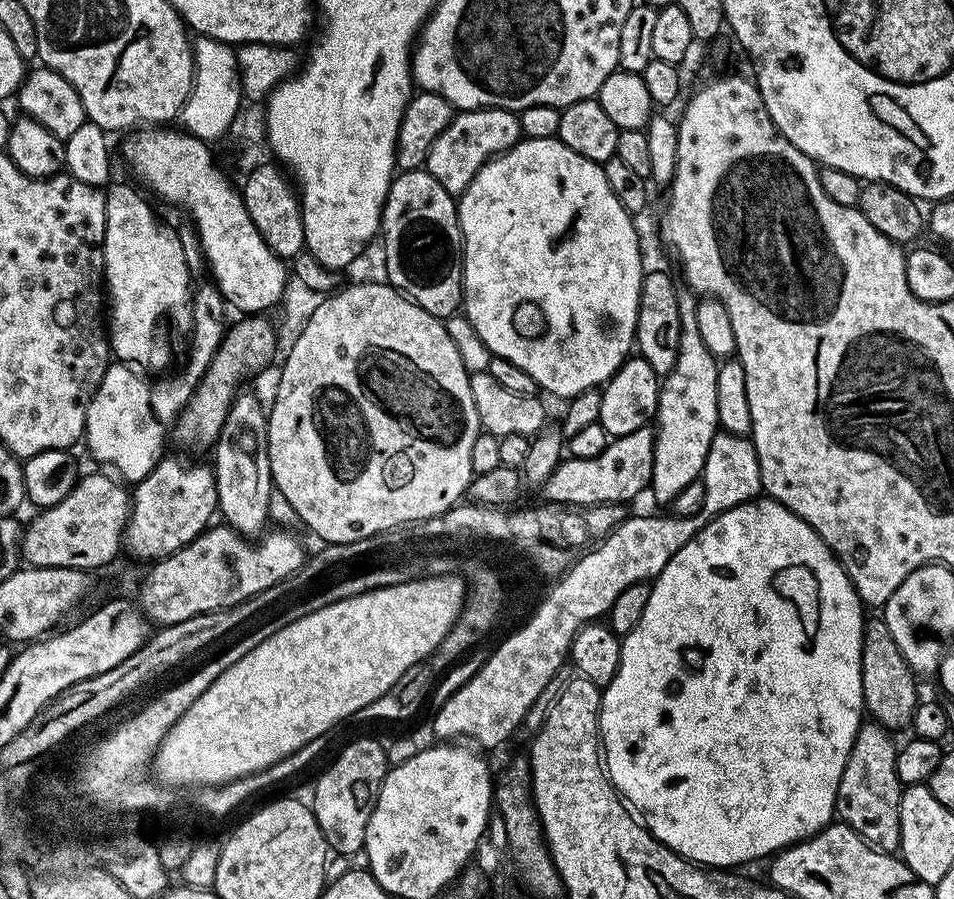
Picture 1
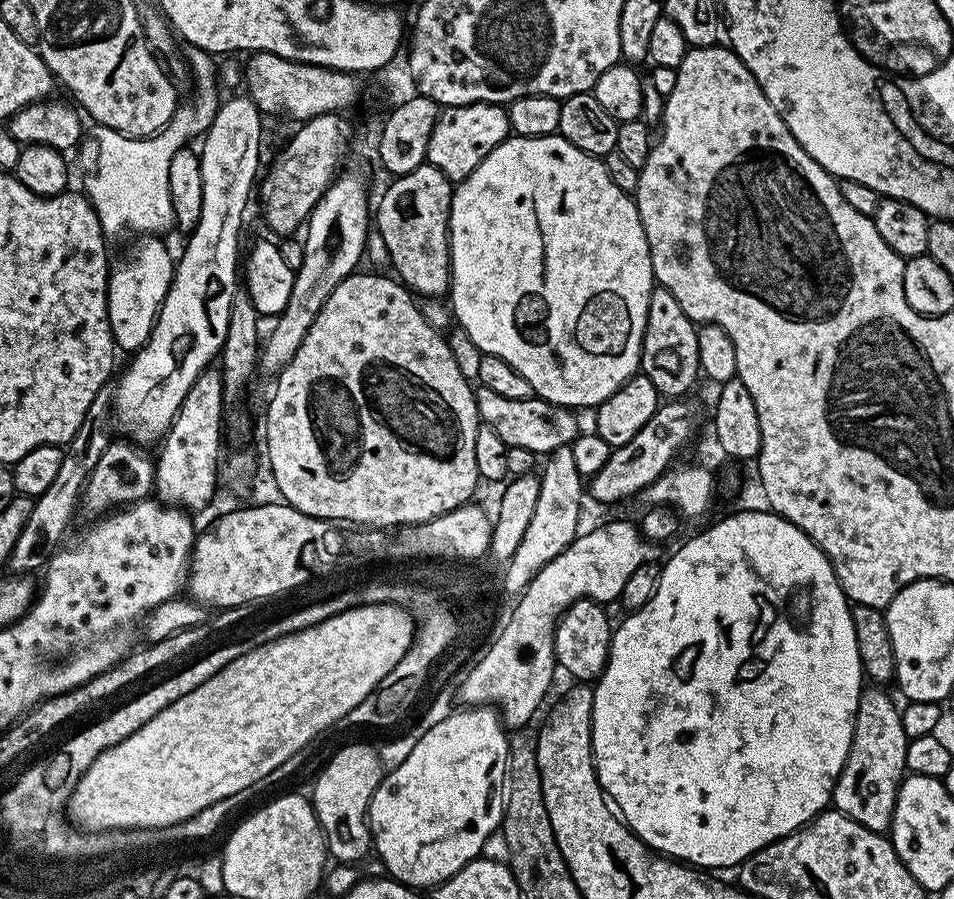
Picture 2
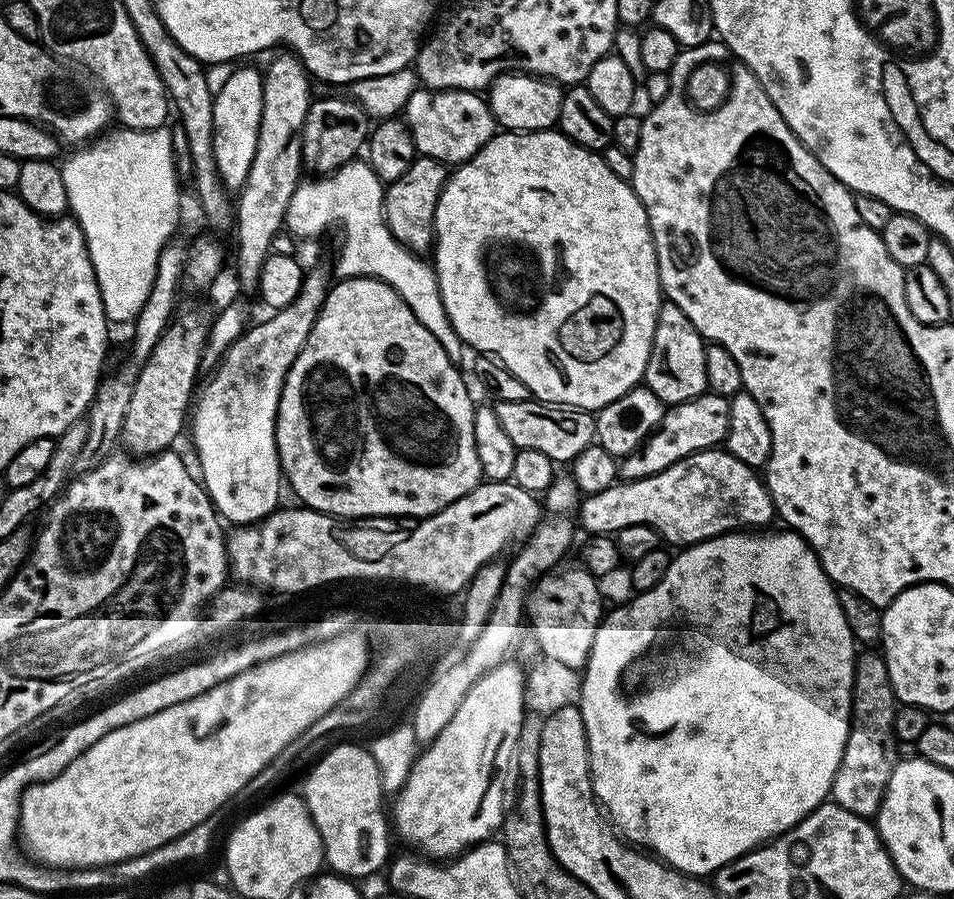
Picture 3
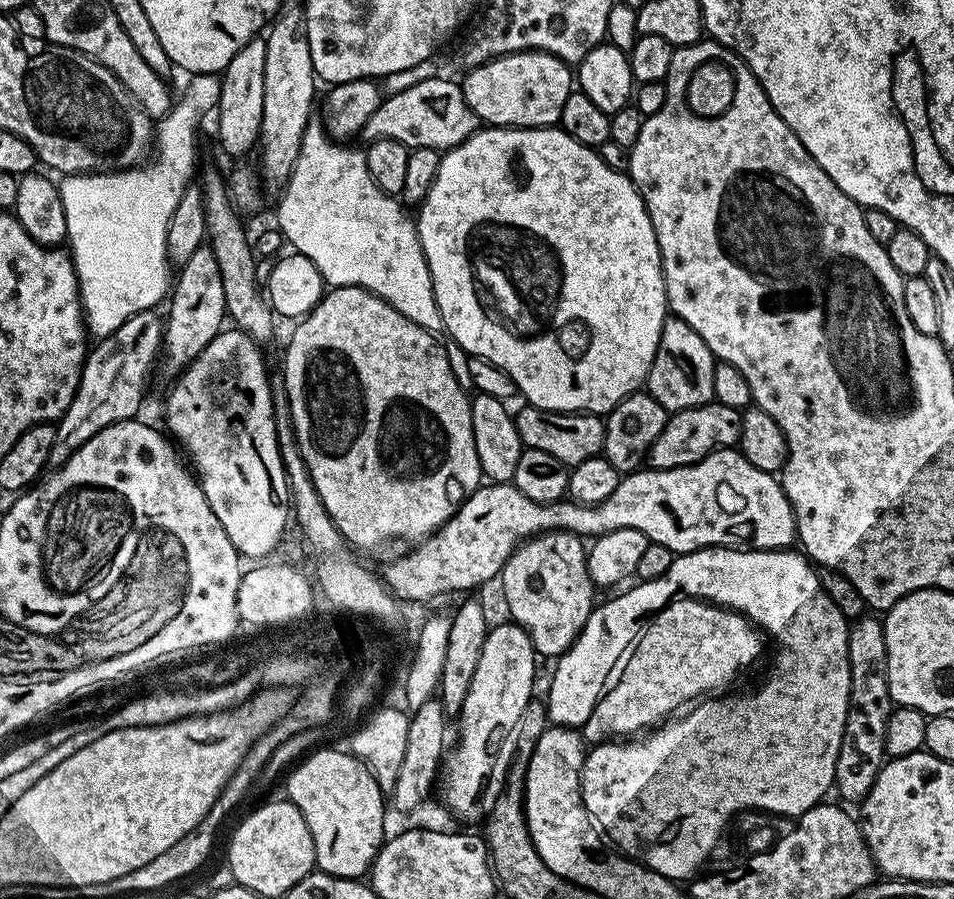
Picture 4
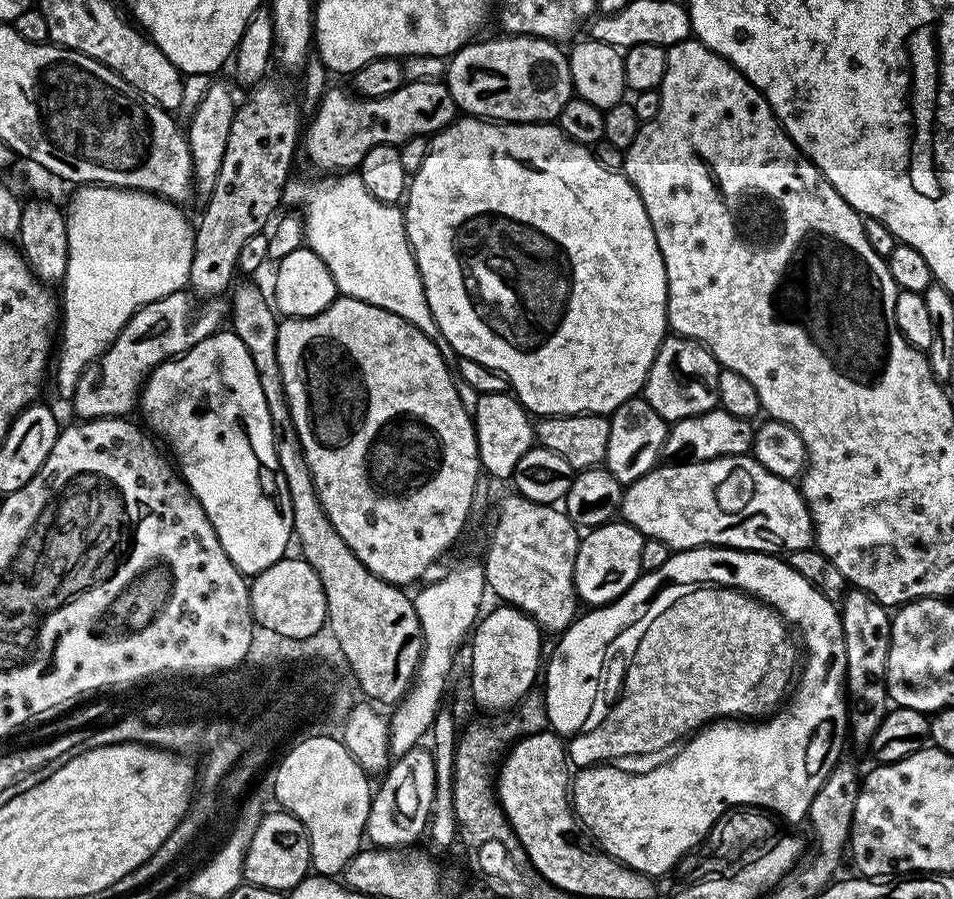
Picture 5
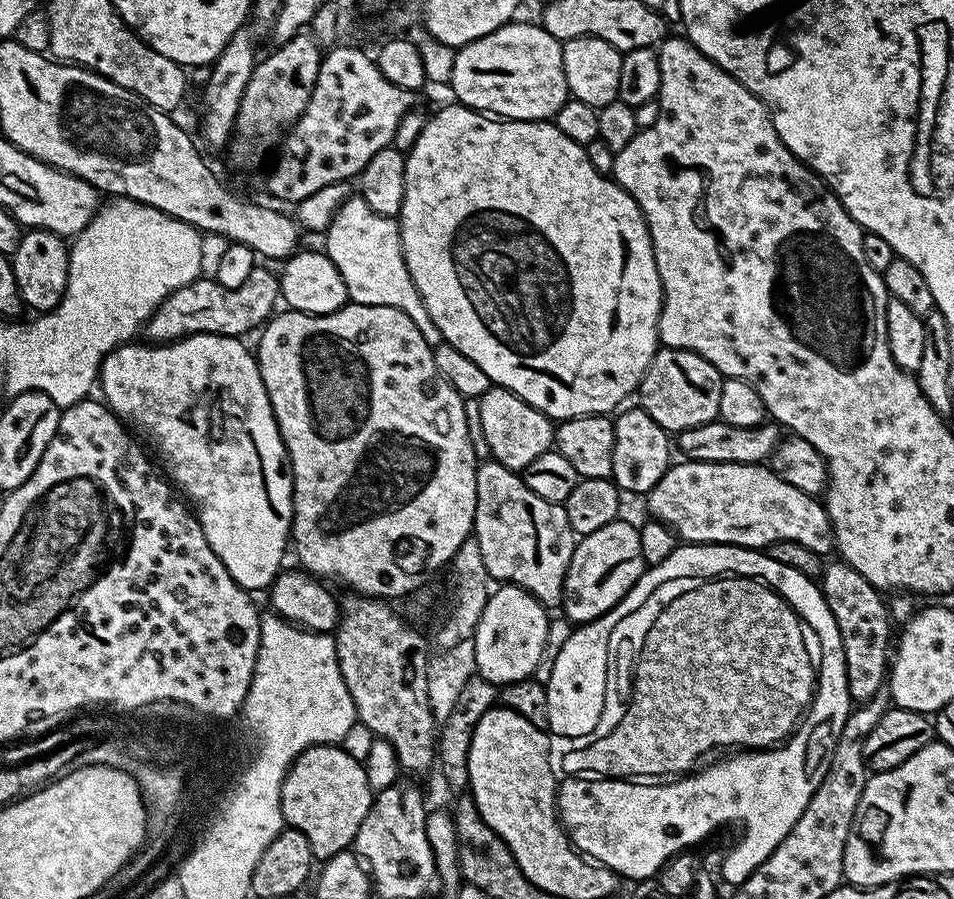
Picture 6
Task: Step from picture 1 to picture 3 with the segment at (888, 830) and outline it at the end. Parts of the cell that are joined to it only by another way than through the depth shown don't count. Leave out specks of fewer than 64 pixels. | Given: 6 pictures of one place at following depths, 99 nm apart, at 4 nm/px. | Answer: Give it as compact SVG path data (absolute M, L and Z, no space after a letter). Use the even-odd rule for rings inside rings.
M876 650L861 651L856 657L852 679L852 723L848 726L842 762L830 793L831 803L842 806L842 810L850 810L850 814L872 818L880 808L892 767L898 759L898 741L894 734L897 707L883 655Z

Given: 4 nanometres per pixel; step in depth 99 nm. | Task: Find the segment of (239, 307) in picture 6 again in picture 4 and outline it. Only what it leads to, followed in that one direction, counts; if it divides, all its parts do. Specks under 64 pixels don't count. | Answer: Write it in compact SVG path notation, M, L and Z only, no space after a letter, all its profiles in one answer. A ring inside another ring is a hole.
M159 311L136 312L114 334L97 339L84 357L82 374L74 402L60 416L54 434L54 446L50 446L49 465L53 469L62 465L87 440L94 438L108 424L117 424L133 419L144 400L144 387L148 384L148 375L152 372L152 363L157 363L164 343L165 321Z

